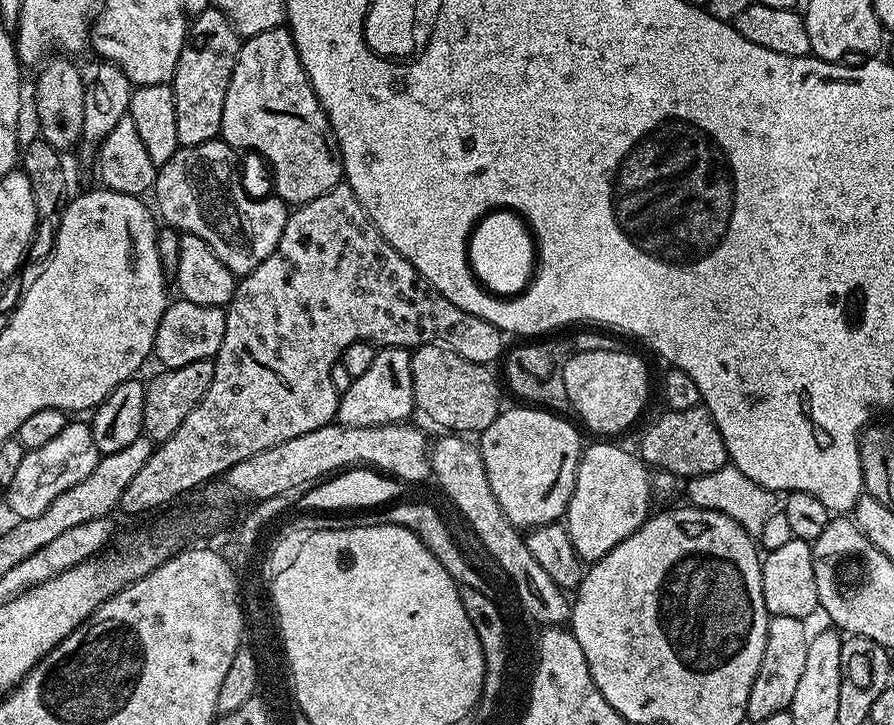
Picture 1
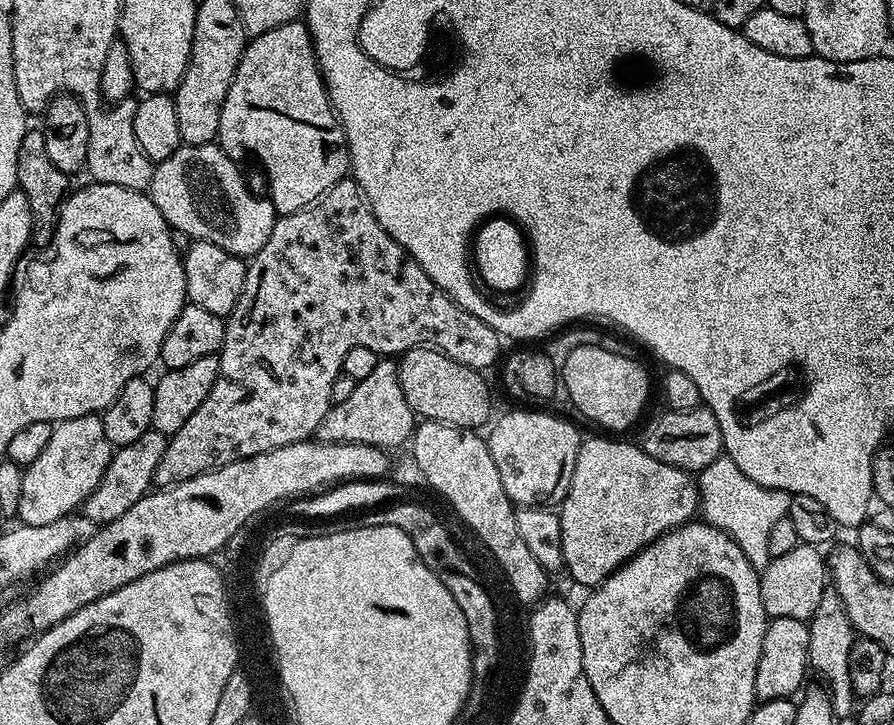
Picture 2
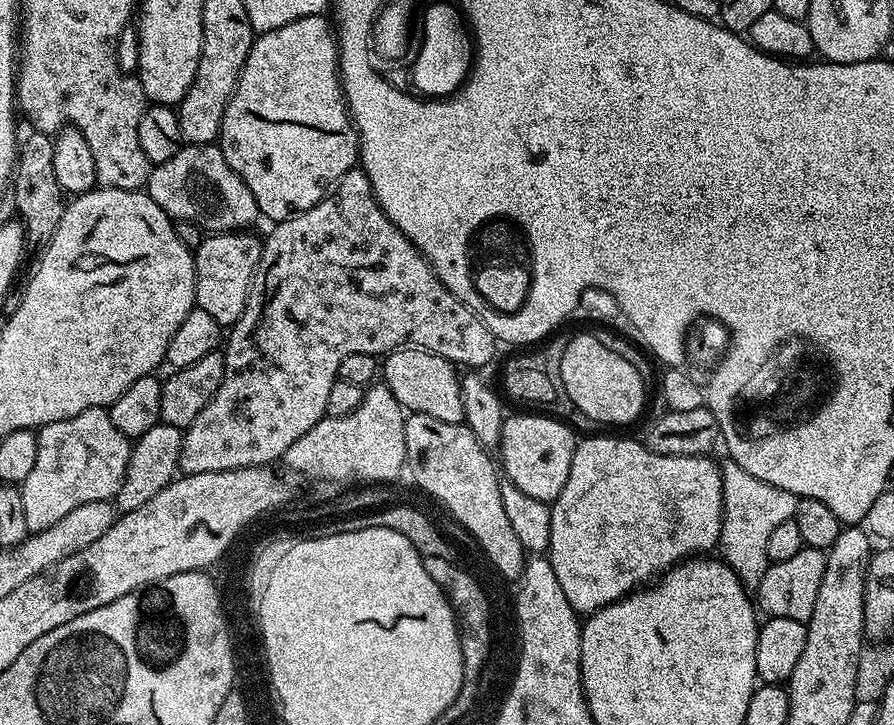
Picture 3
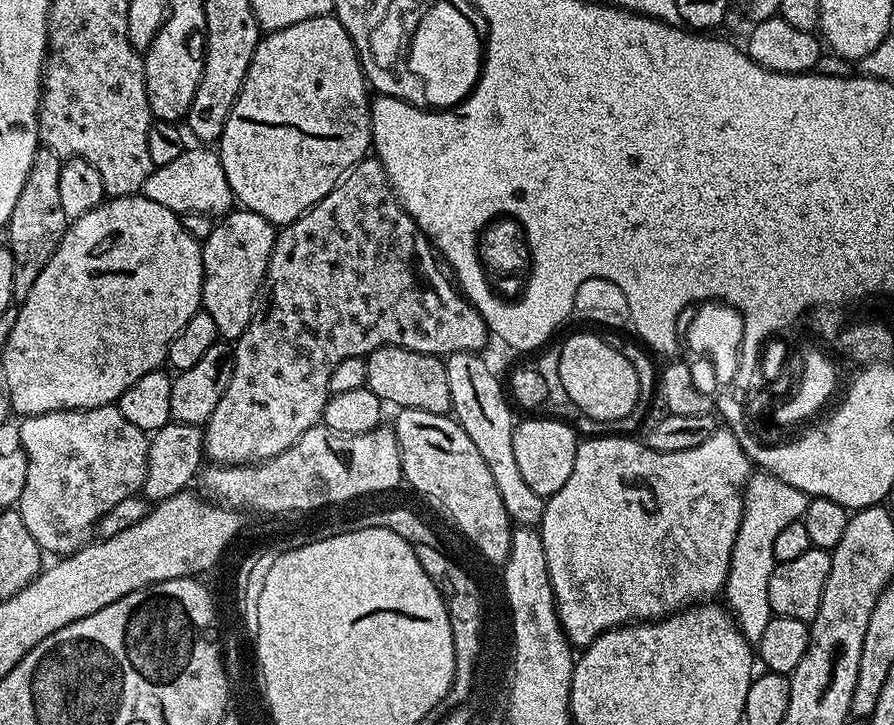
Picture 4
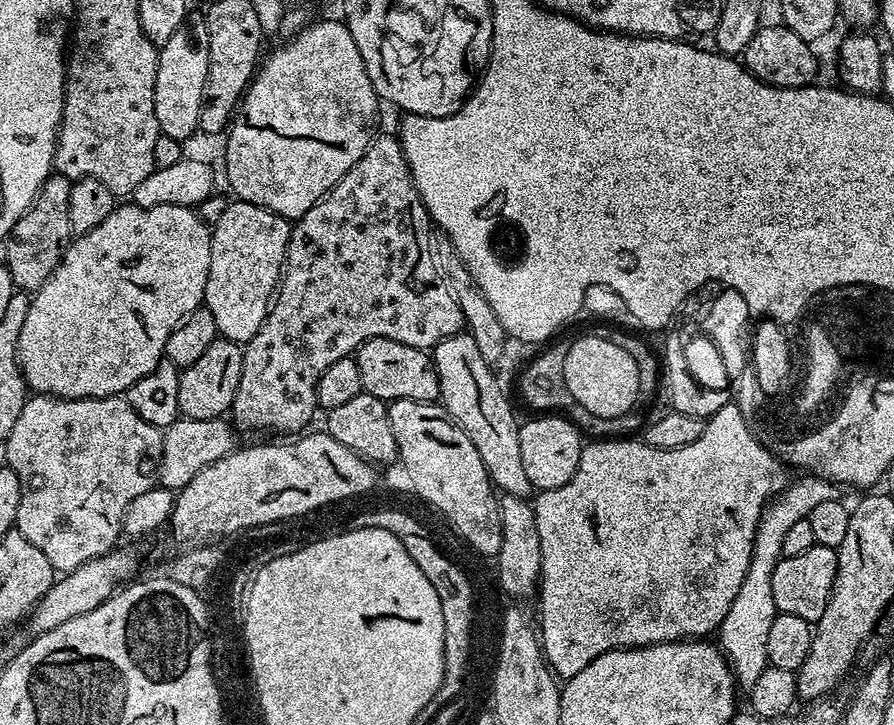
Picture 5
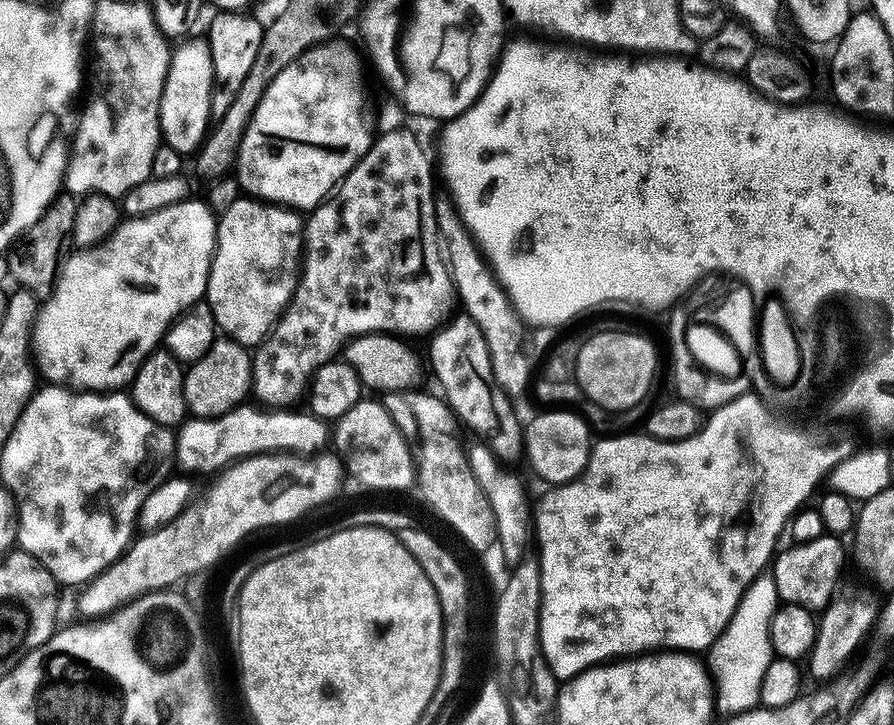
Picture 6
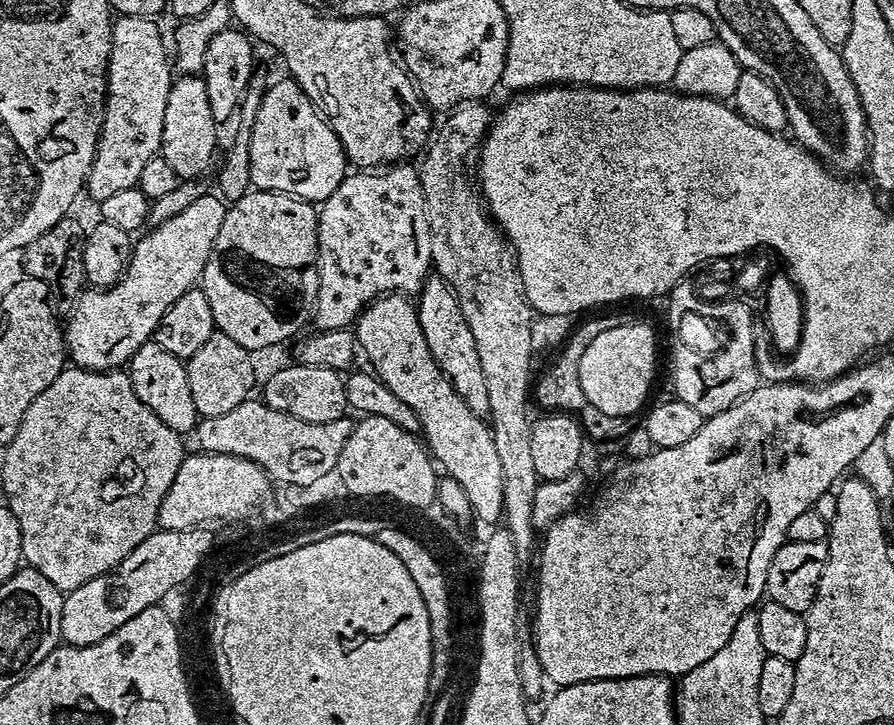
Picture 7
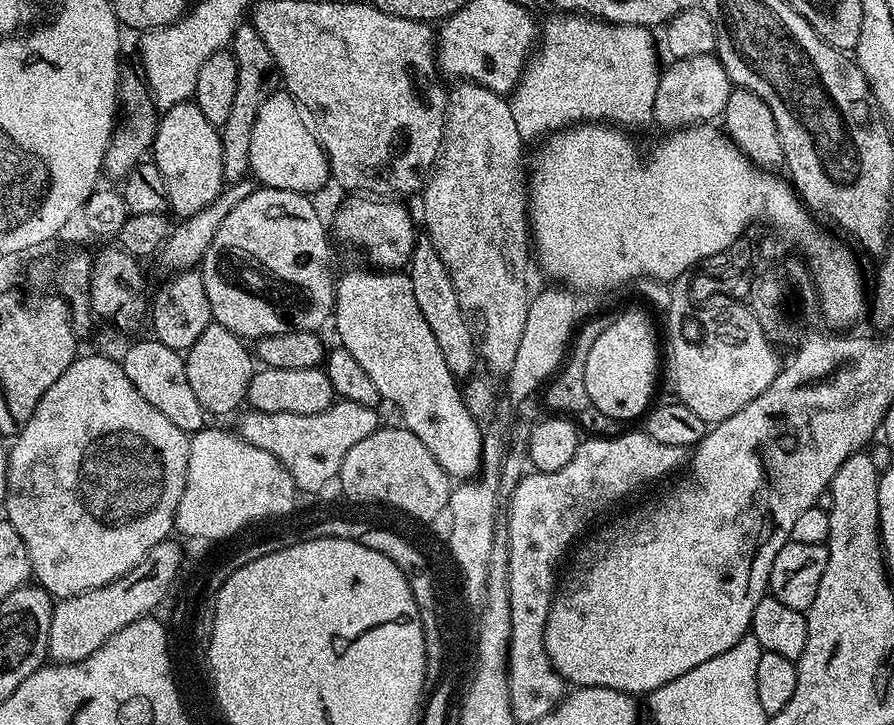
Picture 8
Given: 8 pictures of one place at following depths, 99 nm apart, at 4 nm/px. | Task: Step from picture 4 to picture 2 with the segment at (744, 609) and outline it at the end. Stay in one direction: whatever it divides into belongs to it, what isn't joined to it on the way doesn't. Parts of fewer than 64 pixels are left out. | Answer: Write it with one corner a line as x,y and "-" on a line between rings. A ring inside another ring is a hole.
727,454
714,458
714,462
710,462
710,466
706,466
699,472
695,481
698,489
698,508
702,516
704,512
703,519
707,523
713,524
718,530
726,532
738,544
738,550
742,550
742,554
746,554
746,562
750,562
750,566
763,570
768,561
772,559
770,529
777,524
778,518
788,515
792,496
777,488
762,486
758,482
754,482
754,478
746,478
746,474
742,474
742,470
738,470
738,466

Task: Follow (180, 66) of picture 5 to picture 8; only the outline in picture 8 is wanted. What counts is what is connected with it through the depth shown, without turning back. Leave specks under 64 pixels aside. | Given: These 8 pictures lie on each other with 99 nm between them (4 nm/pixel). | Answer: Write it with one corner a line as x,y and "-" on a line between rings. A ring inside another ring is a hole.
194,102
169,108
159,117
156,140
150,152
165,179
167,207
173,208
178,217
187,218
198,214
225,191
222,142
217,125
206,122
202,110
198,110

